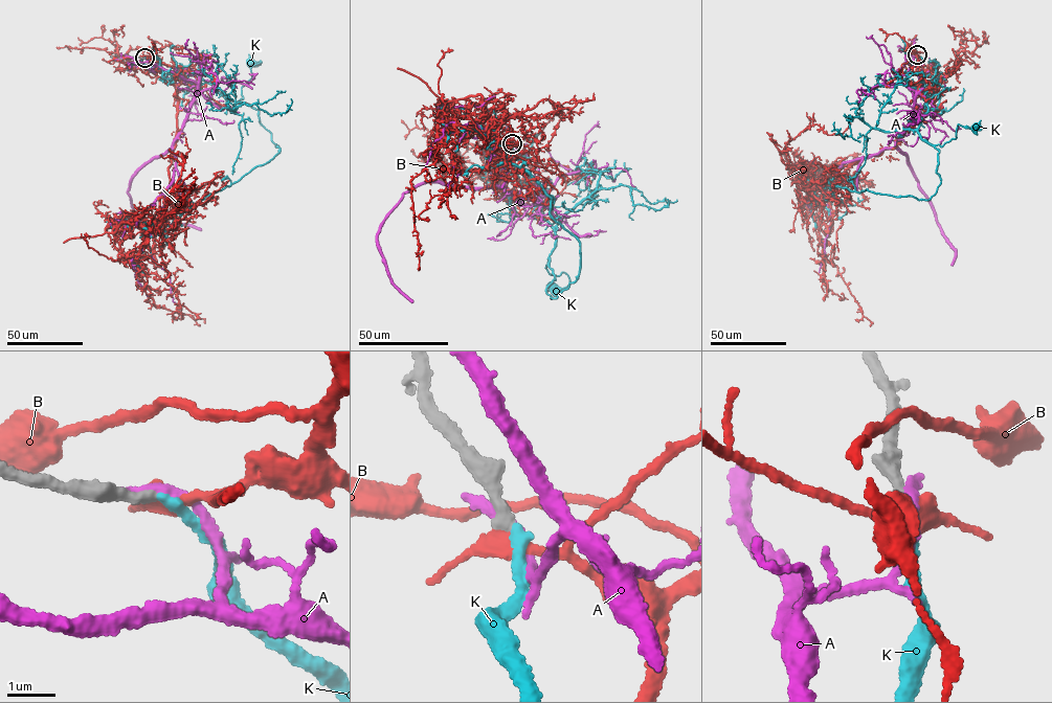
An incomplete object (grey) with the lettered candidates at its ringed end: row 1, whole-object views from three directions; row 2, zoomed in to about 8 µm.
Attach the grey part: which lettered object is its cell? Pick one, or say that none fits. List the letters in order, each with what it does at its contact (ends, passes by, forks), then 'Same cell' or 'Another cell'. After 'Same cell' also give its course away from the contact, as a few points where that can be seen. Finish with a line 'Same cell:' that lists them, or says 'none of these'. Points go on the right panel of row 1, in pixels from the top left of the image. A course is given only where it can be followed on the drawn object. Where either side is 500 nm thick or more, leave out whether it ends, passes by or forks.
A: It ends there. Another cell
B: It passes by. Another cell
K: It ends there. Same cell. Its course: (916, 54), (927, 110), (917, 128), (921, 139), (941, 146), (956, 138), (958, 125), (975, 128)
Same cell: K

